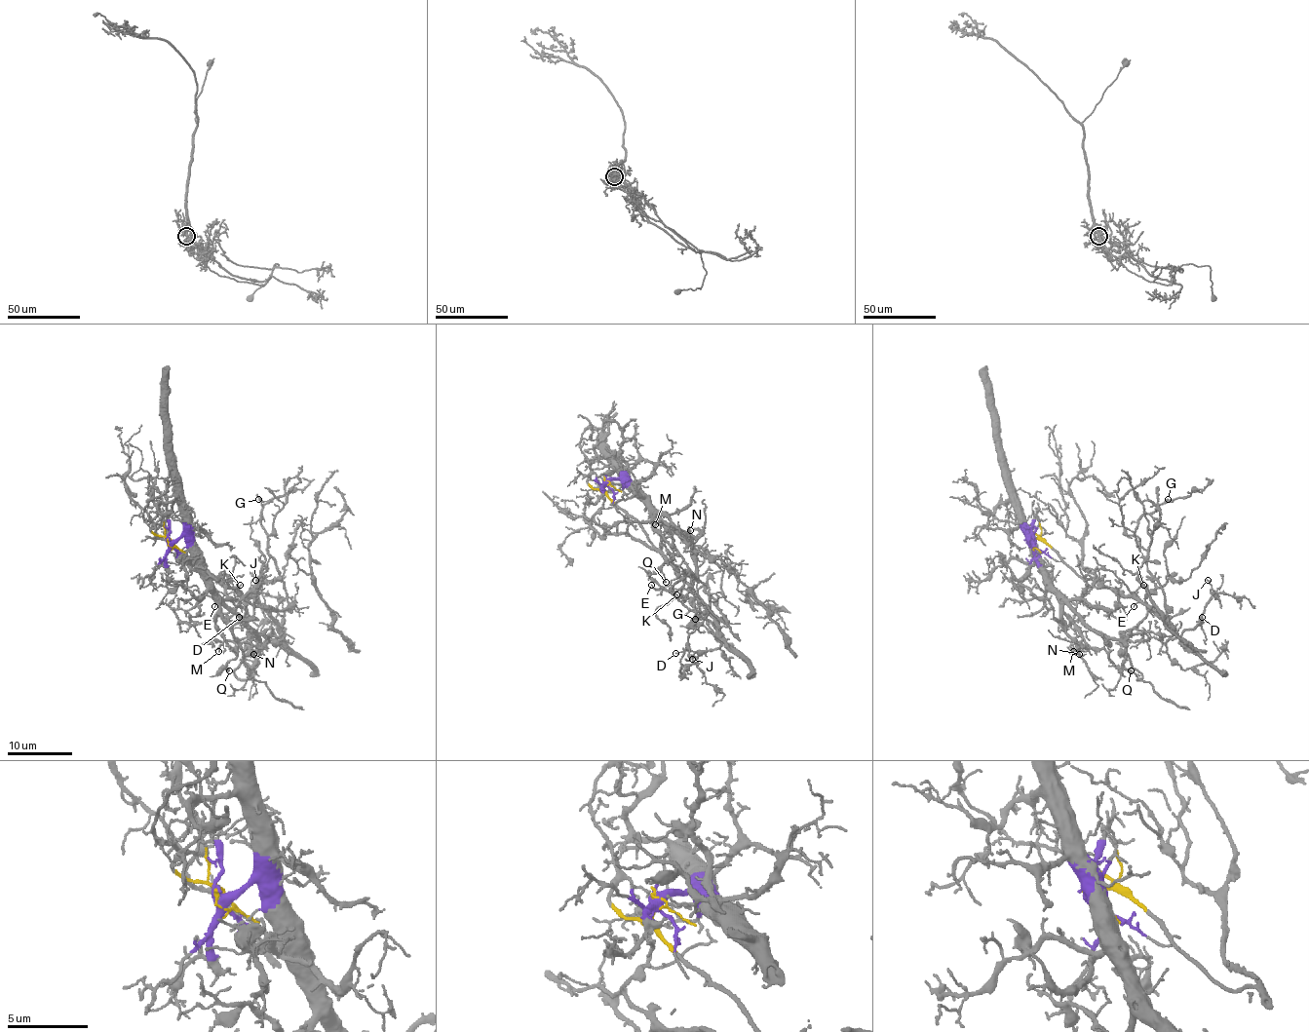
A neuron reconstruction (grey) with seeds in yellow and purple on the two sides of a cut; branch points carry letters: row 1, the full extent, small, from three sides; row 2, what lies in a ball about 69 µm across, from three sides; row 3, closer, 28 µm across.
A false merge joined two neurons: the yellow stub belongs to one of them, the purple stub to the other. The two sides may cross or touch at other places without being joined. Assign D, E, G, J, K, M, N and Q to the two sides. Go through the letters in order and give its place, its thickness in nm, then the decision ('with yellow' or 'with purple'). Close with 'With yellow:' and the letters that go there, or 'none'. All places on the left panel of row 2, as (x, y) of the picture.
D: (239, 617) | 120 nm | with yellow
E: (214, 606) | 90 nm | with yellow
G: (258, 499) | 140 nm | with yellow
J: (255, 580) | 120 nm | with yellow
K: (240, 585) | 110 nm | with yellow
M: (218, 651) | 70 nm | with purple
N: (253, 654) | 140 nm | with purple
Q: (229, 670) | 130 nm | with purple
With yellow: D, E, G, J, K

